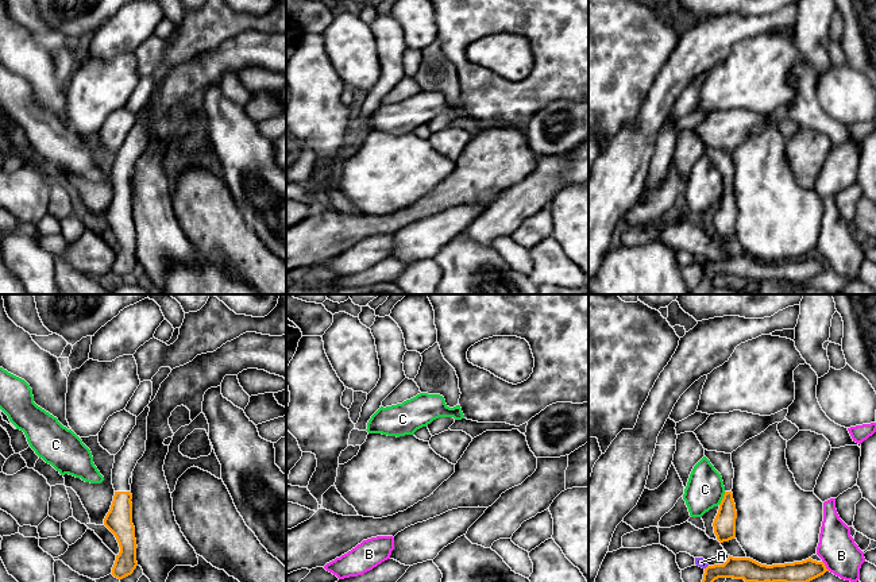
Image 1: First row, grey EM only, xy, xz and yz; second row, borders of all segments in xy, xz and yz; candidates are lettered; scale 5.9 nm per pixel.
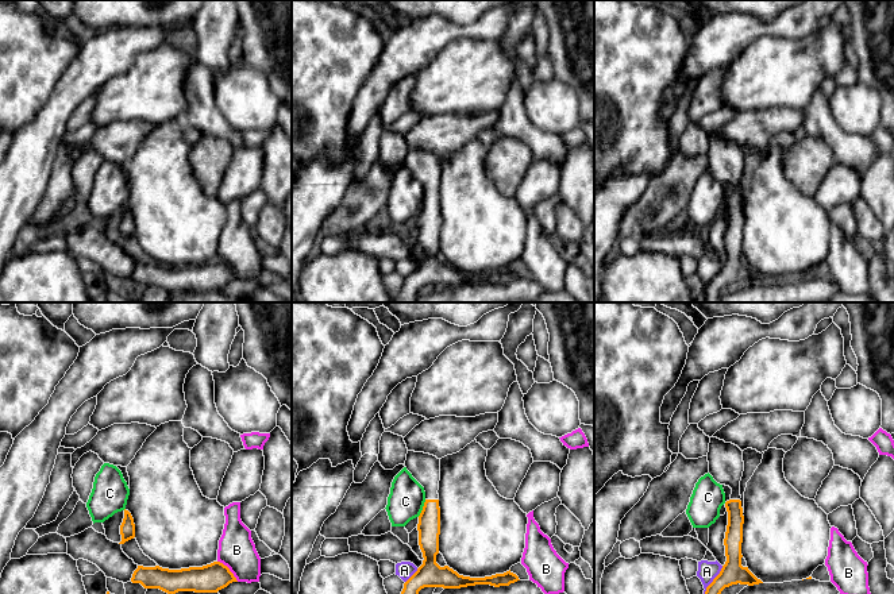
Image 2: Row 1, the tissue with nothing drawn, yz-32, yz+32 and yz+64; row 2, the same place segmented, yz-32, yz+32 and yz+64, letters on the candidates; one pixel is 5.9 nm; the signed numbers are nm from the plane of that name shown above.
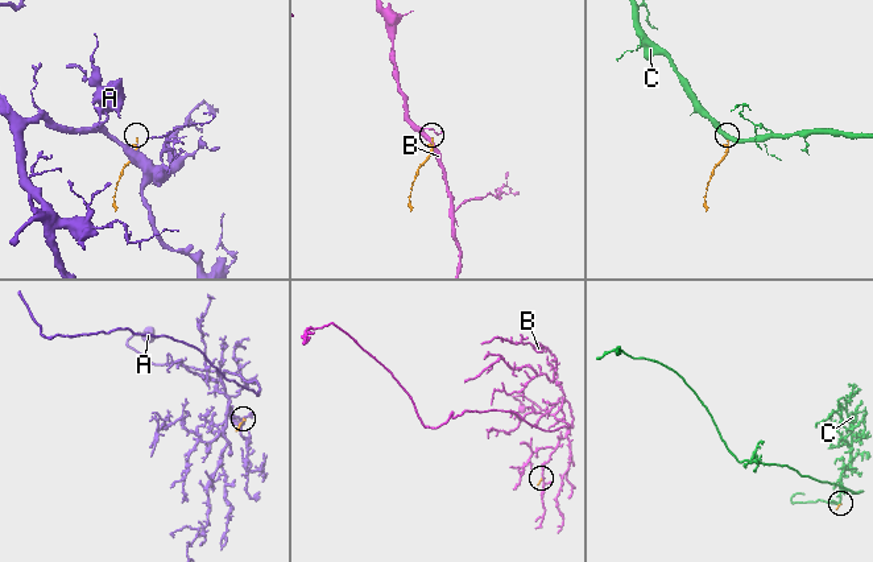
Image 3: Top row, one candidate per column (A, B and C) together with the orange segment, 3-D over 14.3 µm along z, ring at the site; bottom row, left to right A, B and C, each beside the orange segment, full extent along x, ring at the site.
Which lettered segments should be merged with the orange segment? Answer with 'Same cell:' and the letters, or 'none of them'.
Same cell: none of them

